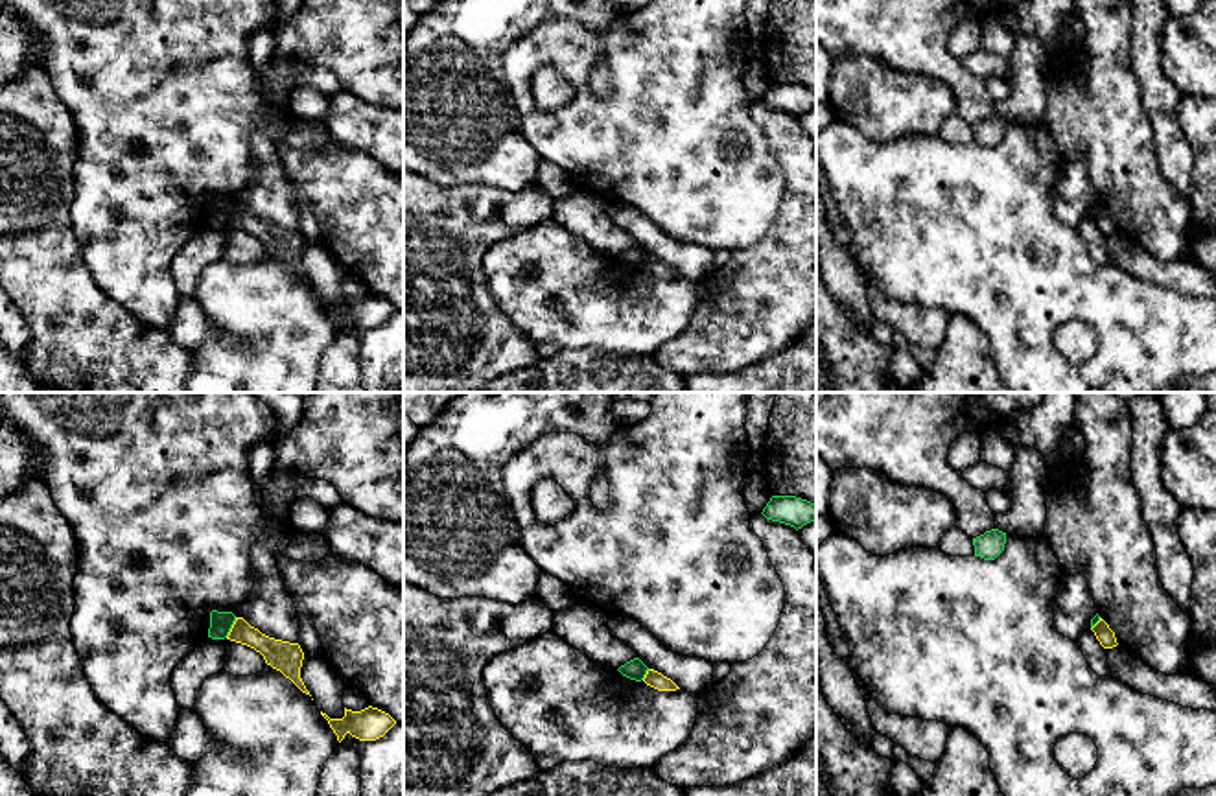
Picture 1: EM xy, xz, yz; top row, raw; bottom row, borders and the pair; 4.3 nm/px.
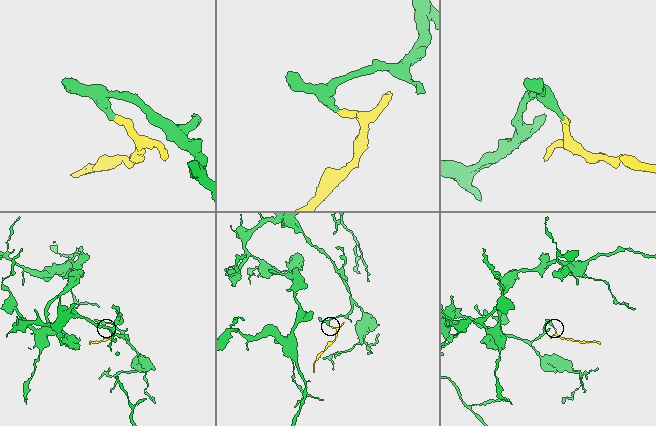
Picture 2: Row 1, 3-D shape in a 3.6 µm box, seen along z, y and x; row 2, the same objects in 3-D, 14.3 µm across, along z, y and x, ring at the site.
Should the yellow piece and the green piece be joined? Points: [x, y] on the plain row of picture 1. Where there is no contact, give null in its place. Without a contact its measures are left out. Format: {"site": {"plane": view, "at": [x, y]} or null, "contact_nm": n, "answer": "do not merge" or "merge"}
{"site": {"plane": "xy", "at": [233, 214]}, "contact_nm": 100, "answer": "do not merge"}

